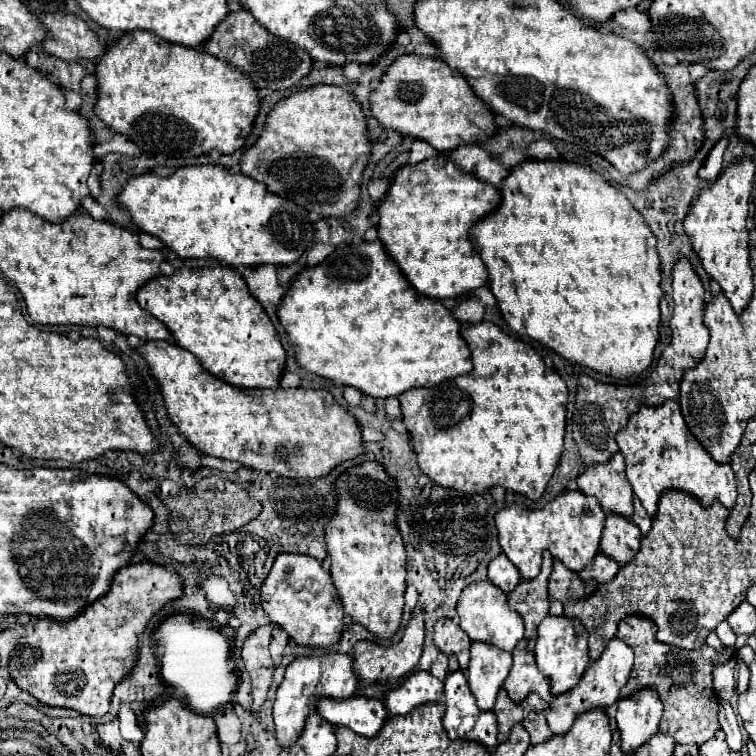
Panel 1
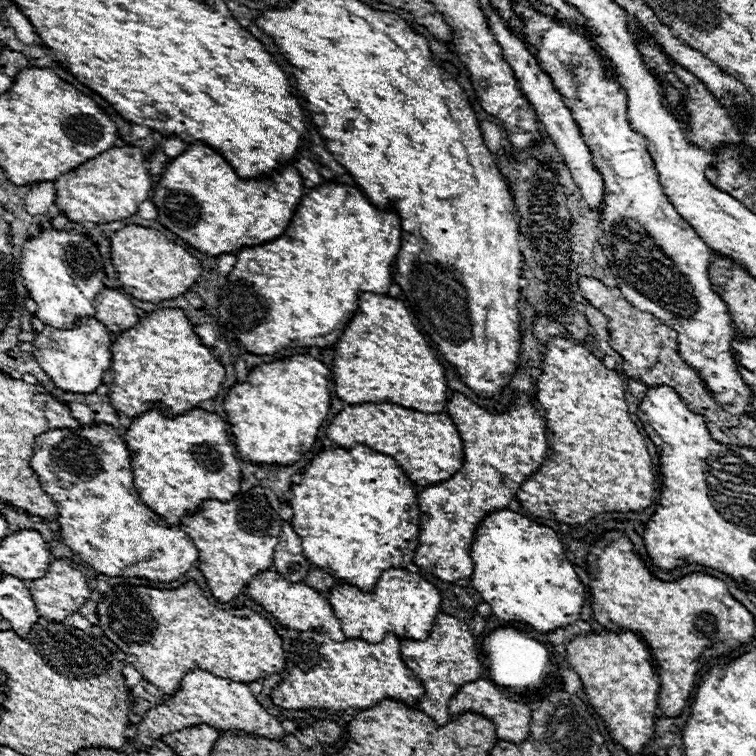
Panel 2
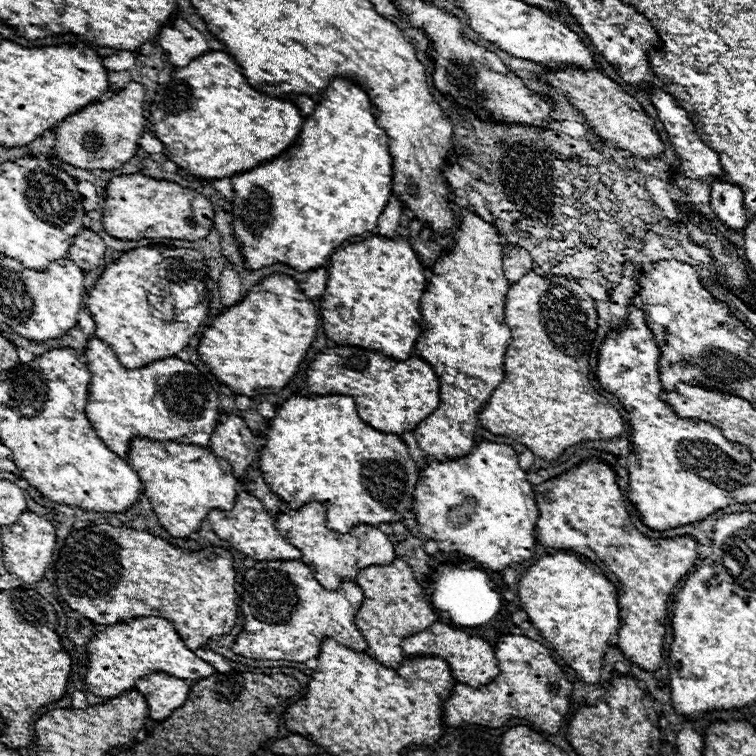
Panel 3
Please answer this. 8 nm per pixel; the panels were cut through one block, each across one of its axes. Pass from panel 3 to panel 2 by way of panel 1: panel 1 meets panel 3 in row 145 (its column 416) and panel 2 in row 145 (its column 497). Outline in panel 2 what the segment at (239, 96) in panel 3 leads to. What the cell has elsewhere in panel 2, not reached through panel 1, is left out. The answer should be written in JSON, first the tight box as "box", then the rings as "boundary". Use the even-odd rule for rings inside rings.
{"box":[152,142,304,256],"boundary":[[[194,142],[180,156],[172,158],[170,164],[166,164],[162,178],[154,186],[152,202],[158,208],[160,224],[164,224],[170,232],[174,232],[178,238],[182,238],[196,250],[206,252],[210,256],[218,256],[222,252],[236,254],[244,246],[256,246],[282,236],[302,196],[304,196],[304,182],[294,164],[284,164],[282,170],[274,172],[270,178],[266,176],[266,178],[246,180],[238,178],[234,168],[216,150],[206,146],[204,142]]]}

